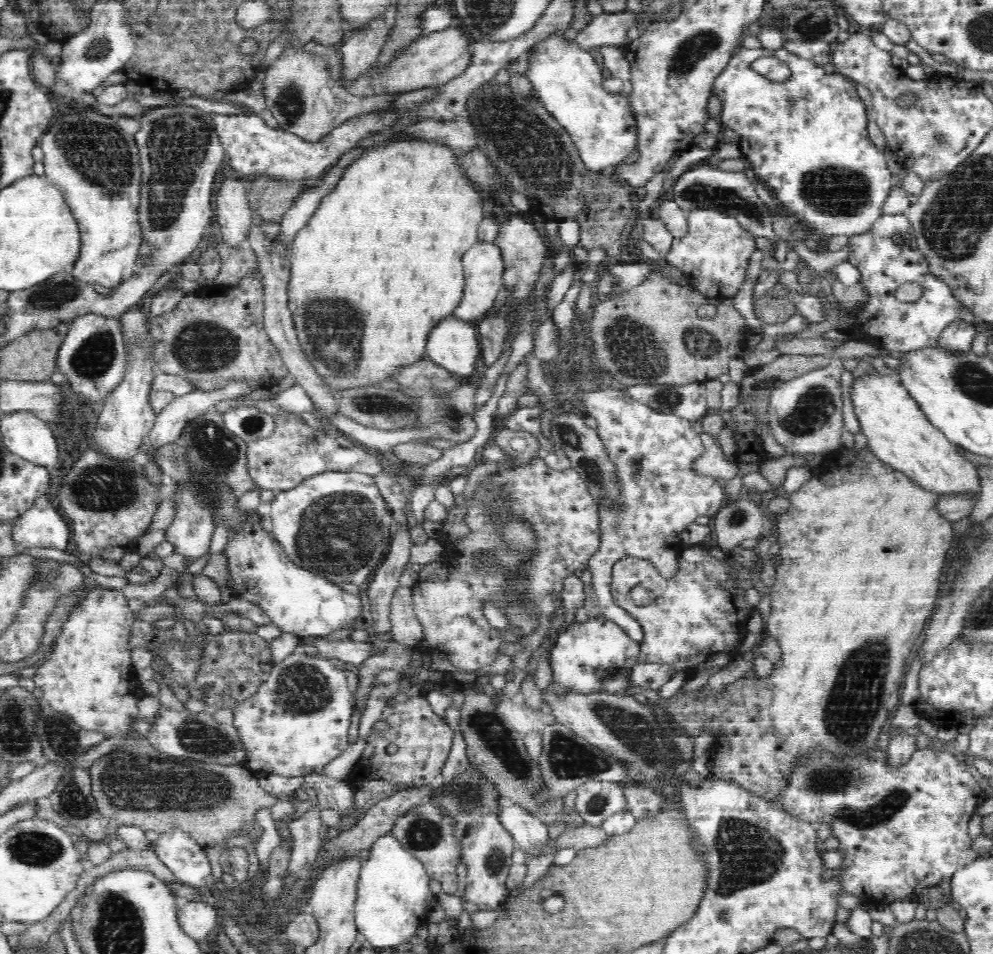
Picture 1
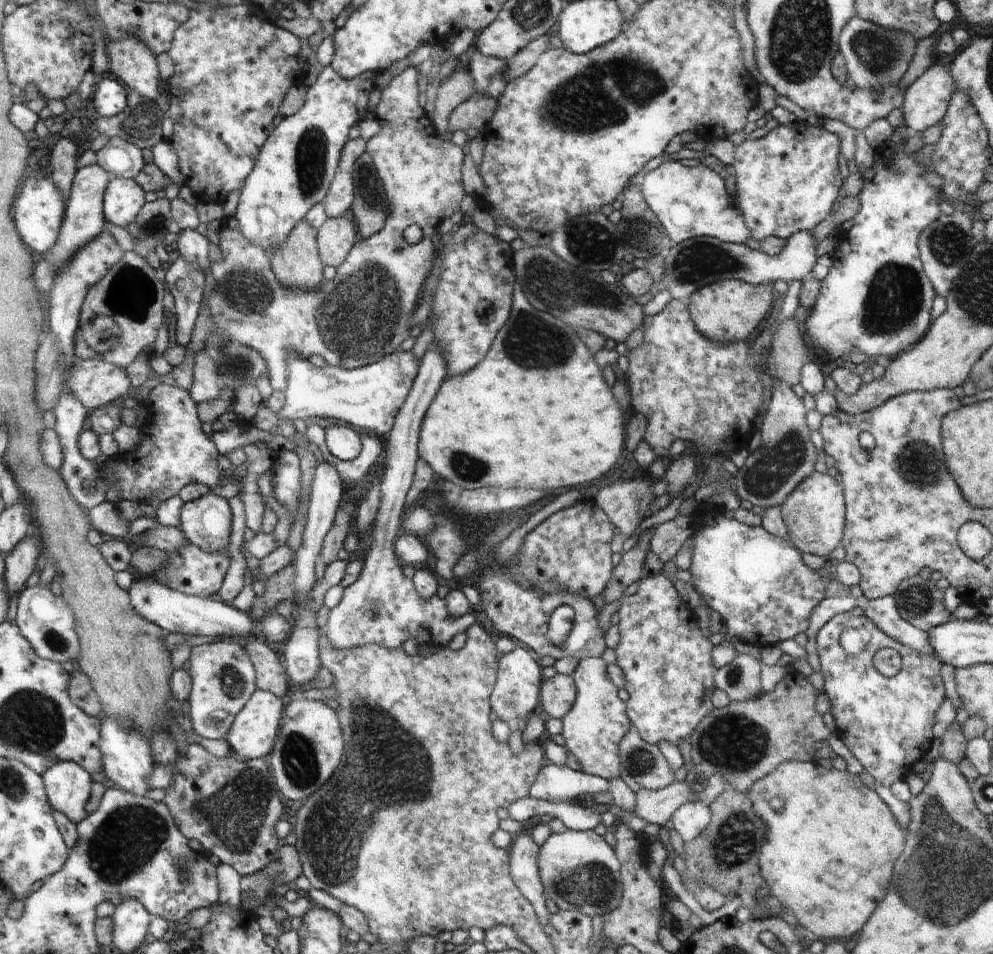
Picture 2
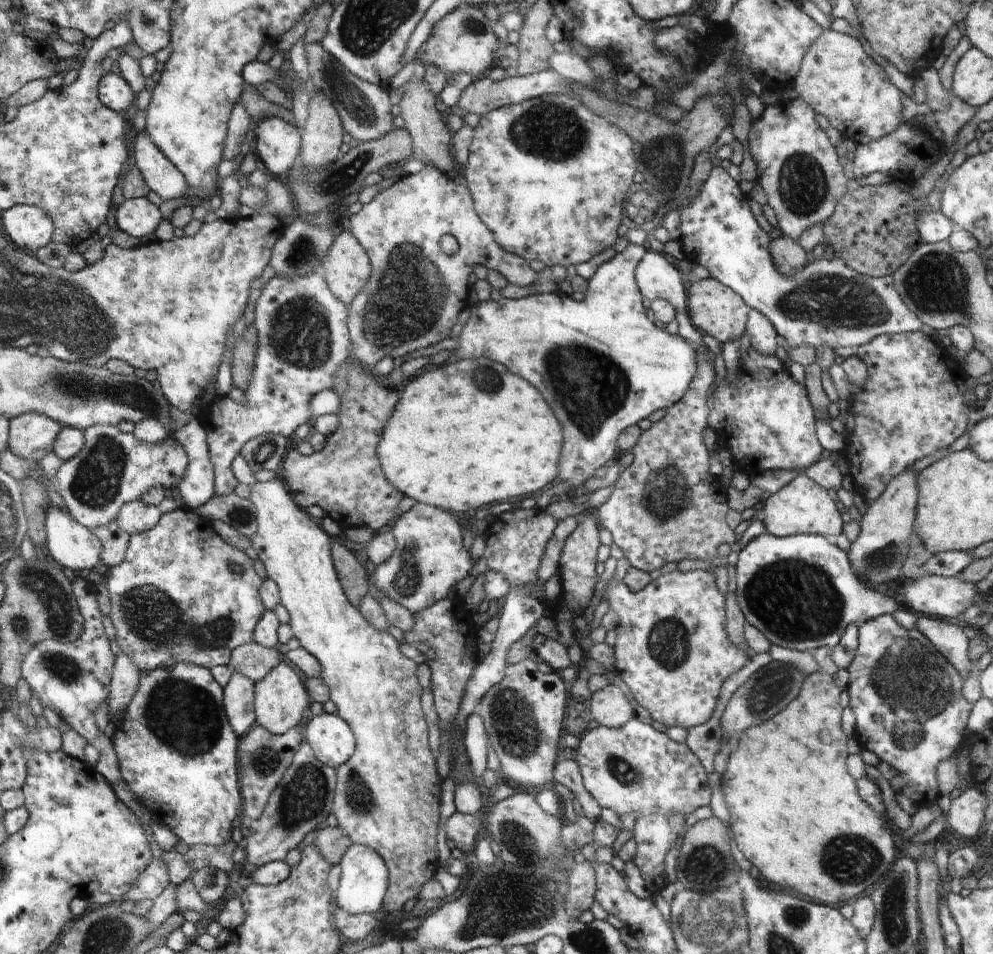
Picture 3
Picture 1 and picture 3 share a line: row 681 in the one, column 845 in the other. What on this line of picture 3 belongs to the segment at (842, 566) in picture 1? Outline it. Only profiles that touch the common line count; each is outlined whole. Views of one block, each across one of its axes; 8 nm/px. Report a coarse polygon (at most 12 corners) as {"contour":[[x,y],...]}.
{"contour":[[806,675],[720,786],[762,879],[827,906],[891,870],[846,772],[840,688]]}

